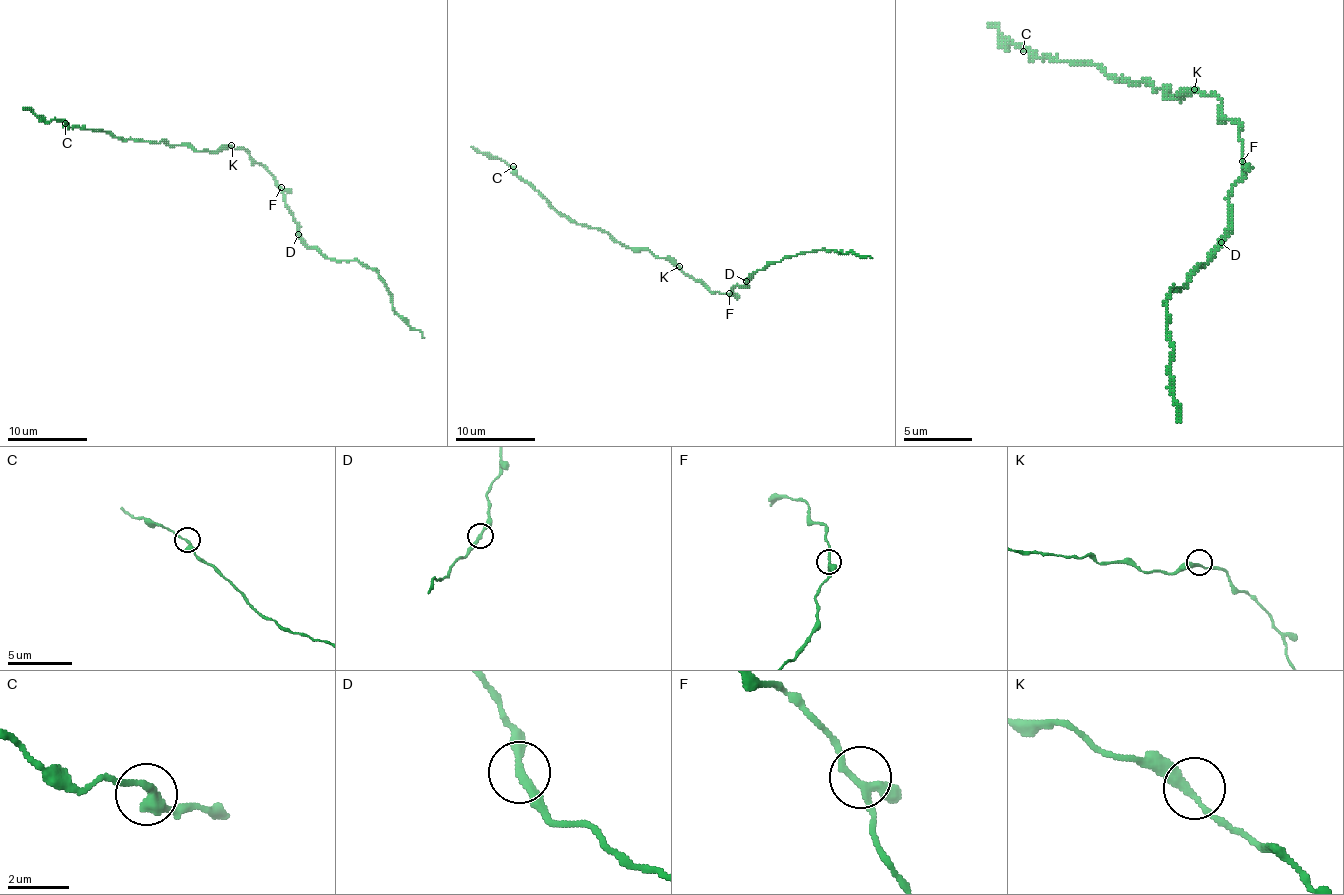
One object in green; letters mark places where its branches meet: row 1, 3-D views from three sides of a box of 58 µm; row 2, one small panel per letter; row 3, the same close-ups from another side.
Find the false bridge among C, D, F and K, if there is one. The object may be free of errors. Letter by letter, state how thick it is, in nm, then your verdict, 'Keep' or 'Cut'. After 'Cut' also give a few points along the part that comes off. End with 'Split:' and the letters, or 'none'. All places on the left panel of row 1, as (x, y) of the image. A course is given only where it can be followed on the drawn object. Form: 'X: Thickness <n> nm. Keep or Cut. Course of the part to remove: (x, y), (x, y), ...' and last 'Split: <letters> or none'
C: Thickness 240 nm. Keep
D: Thickness 260 nm. Keep
F: Thickness 200 nm. Keep
K: Thickness 260 nm. Keep
Split: none

